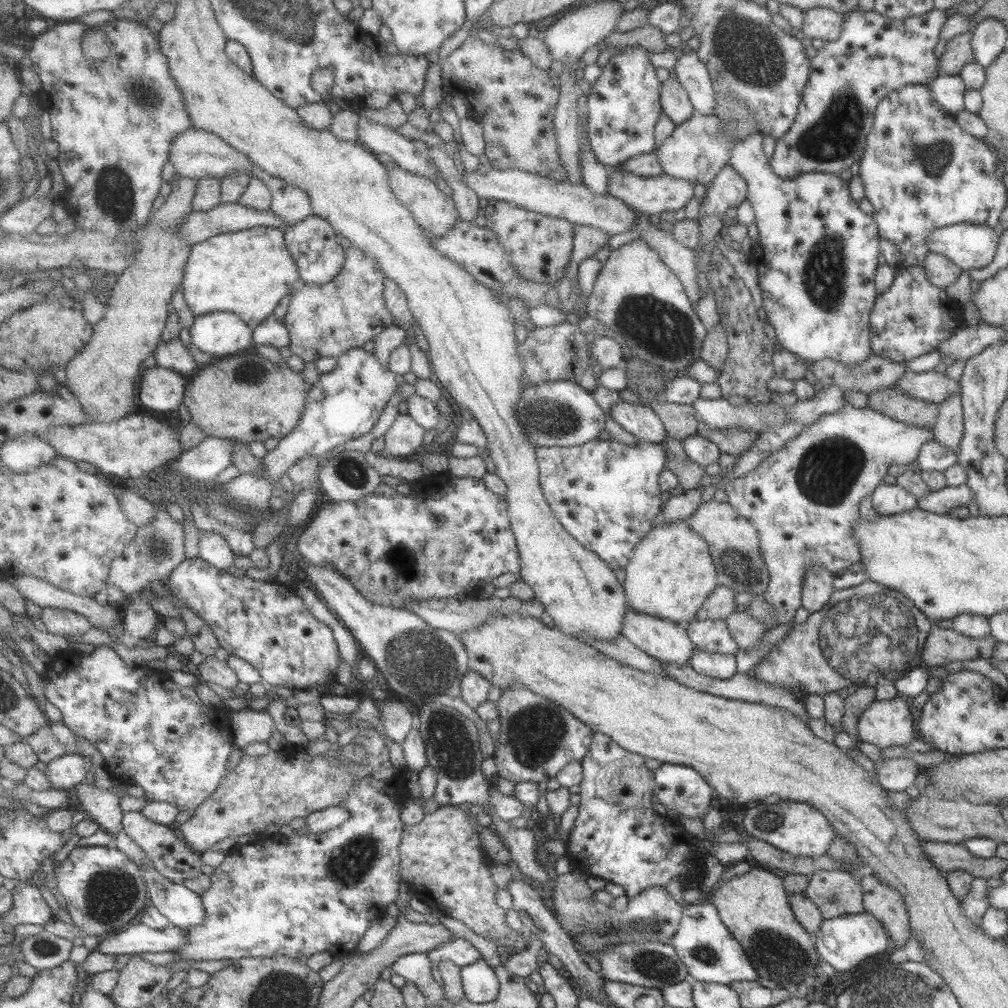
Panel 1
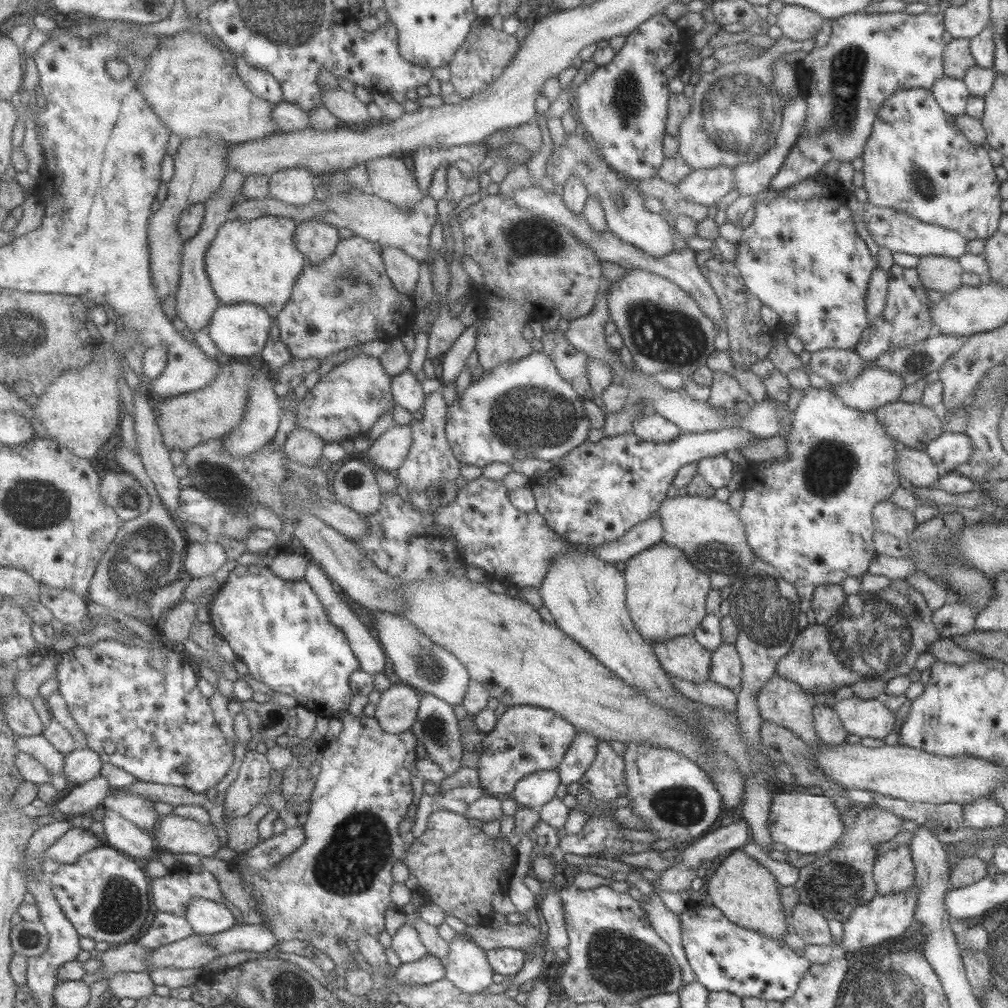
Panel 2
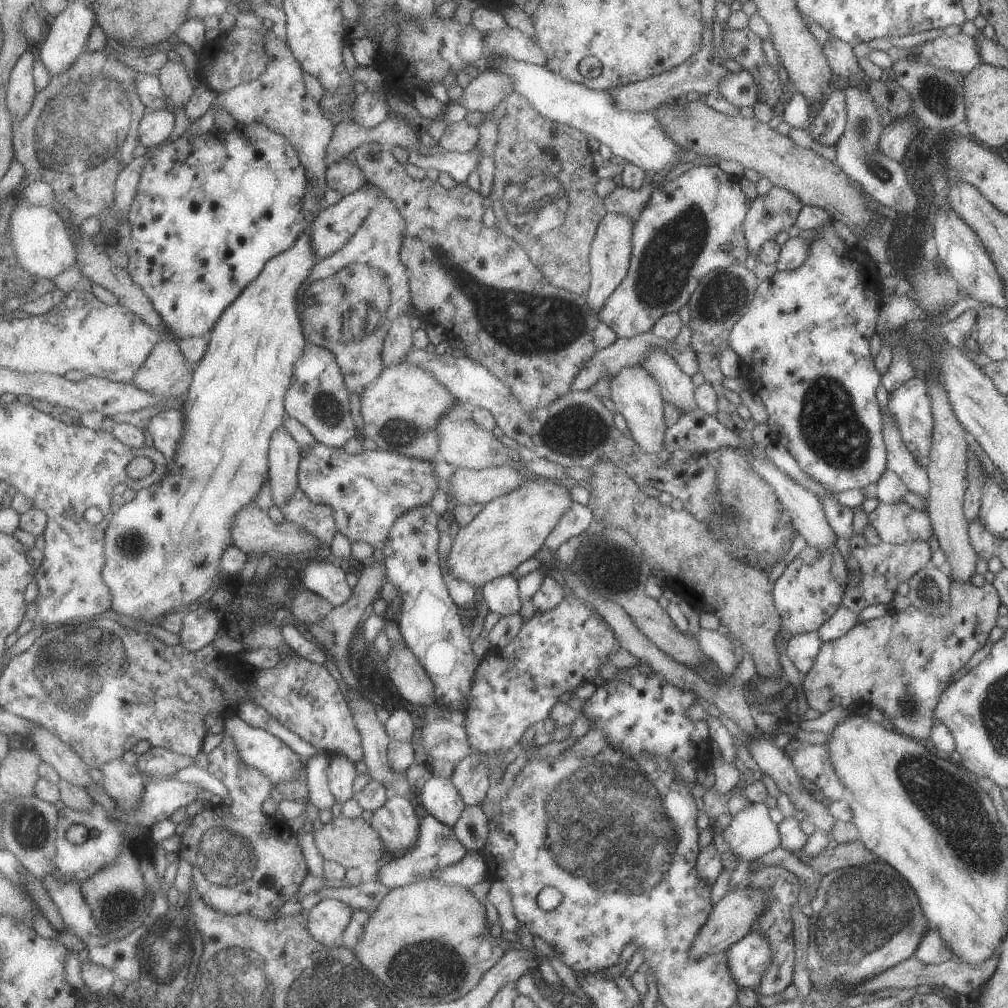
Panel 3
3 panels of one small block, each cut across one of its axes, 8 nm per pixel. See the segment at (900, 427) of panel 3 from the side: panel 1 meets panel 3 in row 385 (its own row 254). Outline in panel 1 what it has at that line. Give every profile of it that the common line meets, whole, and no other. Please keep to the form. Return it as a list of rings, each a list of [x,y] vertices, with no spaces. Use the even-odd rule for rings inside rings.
[[[905,85],[879,101],[859,165],[858,177],[864,187],[864,197],[872,205],[878,236],[895,245],[901,254],[900,267],[923,264],[928,254],[925,240],[931,231],[957,223],[993,228],[1005,208],[1004,167],[999,154],[963,132],[954,116],[935,103],[928,85]]]

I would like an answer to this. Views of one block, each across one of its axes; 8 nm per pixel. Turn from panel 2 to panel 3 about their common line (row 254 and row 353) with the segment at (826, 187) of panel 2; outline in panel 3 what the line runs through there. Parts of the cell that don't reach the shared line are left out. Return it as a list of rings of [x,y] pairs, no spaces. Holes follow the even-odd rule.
[[[832,222],[817,226],[815,238],[806,242],[809,256],[799,268],[791,271],[777,271],[771,278],[760,280],[755,288],[755,297],[749,302],[741,318],[733,324],[729,332],[728,346],[737,355],[740,362],[740,373],[751,386],[755,395],[767,411],[768,436],[773,443],[785,446],[785,450],[797,462],[798,468],[817,483],[827,486],[831,493],[841,493],[850,489],[864,489],[869,484],[877,483],[886,470],[885,448],[882,440],[882,415],[875,392],[880,384],[880,376],[874,368],[874,357],[869,352],[869,340],[876,333],[876,319],[883,296],[881,295],[880,279],[877,276],[875,262],[861,247],[847,246],[833,230]]]

